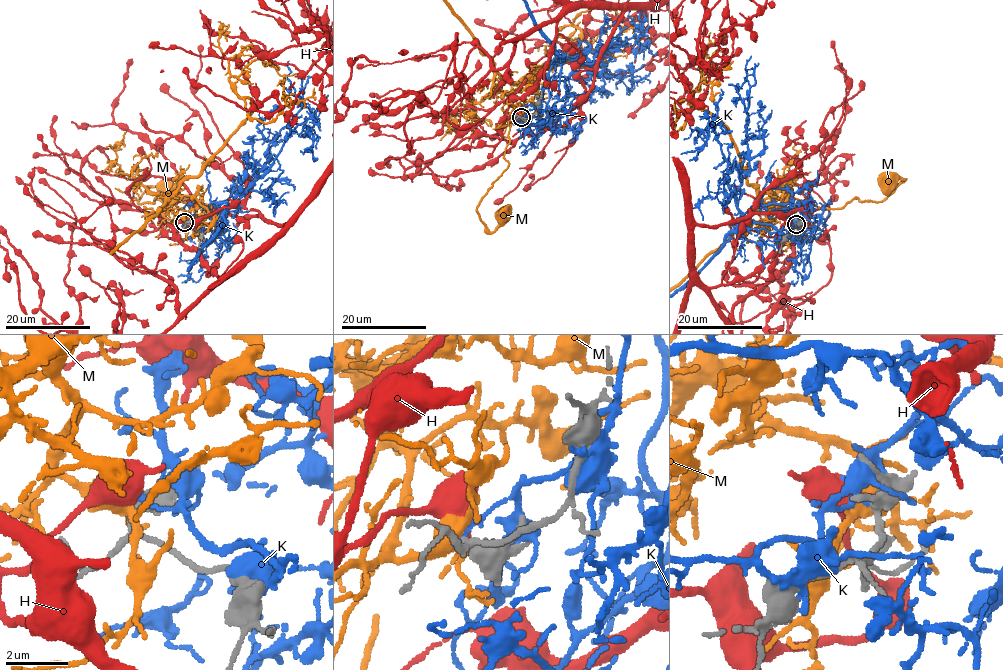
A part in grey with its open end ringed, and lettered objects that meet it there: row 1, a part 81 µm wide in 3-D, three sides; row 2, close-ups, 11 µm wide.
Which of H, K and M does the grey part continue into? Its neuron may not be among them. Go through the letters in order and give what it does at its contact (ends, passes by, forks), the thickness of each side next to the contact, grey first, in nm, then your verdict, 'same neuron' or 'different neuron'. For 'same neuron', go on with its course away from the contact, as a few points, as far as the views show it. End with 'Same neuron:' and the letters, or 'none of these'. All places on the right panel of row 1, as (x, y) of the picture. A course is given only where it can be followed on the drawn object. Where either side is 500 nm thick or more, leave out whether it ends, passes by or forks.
H: it ends; calibres 360 and 280 nm; different neuron
K: it passes by; calibres 280 and 140 nm; different neuron
M: it forks; calibres 280 and 460 nm; different neuron
Same neuron: none of these

